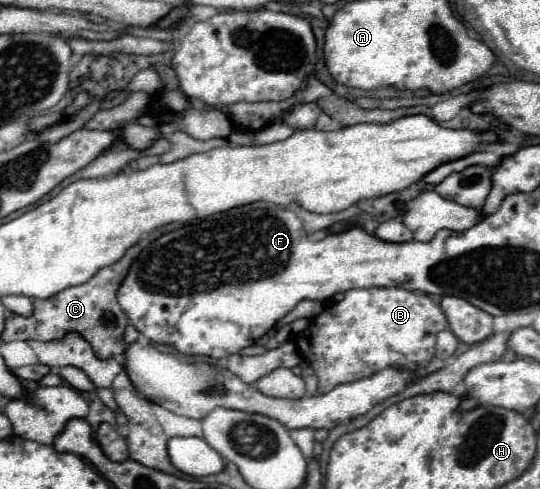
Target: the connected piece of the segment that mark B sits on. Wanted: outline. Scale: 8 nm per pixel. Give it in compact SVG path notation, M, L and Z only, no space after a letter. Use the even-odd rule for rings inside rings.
M370 287L370 289L350 289L344 299L326 307L318 317L314 317L306 331L296 337L296 345L302 357L312 365L318 375L318 393L328 393L336 385L358 381L374 375L386 367L406 367L406 369L426 369L434 357L436 335L448 327L442 309L424 293L412 293L402 287Z

